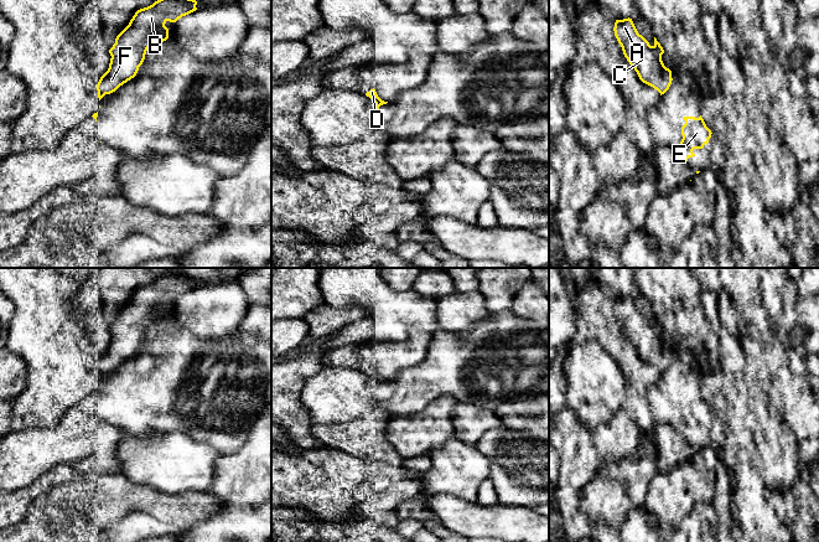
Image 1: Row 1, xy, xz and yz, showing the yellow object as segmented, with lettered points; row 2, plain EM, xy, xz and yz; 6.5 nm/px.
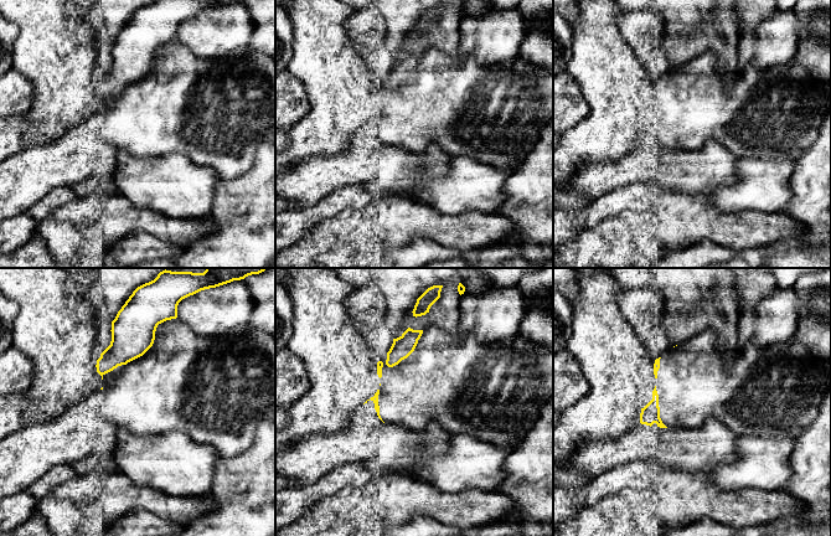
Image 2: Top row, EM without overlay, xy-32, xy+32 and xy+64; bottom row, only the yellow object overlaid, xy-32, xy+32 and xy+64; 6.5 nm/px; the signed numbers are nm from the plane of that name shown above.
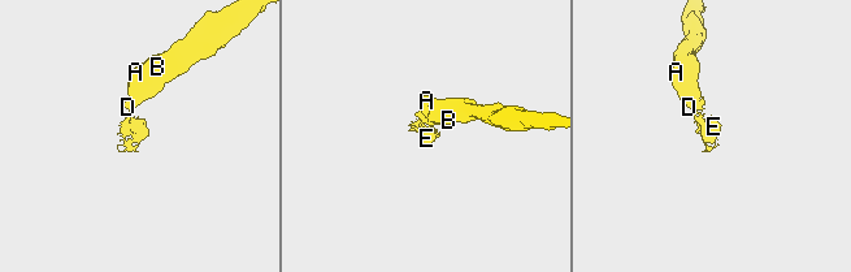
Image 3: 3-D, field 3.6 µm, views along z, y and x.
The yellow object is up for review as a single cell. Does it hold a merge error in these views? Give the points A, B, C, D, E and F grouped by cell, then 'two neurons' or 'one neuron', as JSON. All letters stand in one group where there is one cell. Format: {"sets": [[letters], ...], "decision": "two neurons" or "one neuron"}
{"sets": [["A", "B", "C", "D", "F"], ["E"]], "decision": "two neurons"}

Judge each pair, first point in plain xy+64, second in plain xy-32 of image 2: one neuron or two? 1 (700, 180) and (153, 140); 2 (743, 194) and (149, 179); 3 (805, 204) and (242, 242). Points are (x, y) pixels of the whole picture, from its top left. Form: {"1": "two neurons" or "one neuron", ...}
{"1": "two neurons", "2": "one neuron", "3": "one neuron"}

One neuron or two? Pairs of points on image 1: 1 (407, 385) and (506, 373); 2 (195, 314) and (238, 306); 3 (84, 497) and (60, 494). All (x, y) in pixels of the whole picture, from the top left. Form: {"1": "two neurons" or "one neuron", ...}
{"1": "one neuron", "2": "one neuron", "3": "one neuron"}

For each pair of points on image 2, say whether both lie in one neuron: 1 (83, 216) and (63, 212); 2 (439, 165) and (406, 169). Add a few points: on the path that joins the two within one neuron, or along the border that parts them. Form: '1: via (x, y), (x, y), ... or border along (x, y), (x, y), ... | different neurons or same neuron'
1: via (78, 212), (68, 212) | same neuron
2: via (431, 163), (414, 163) | same neuron

